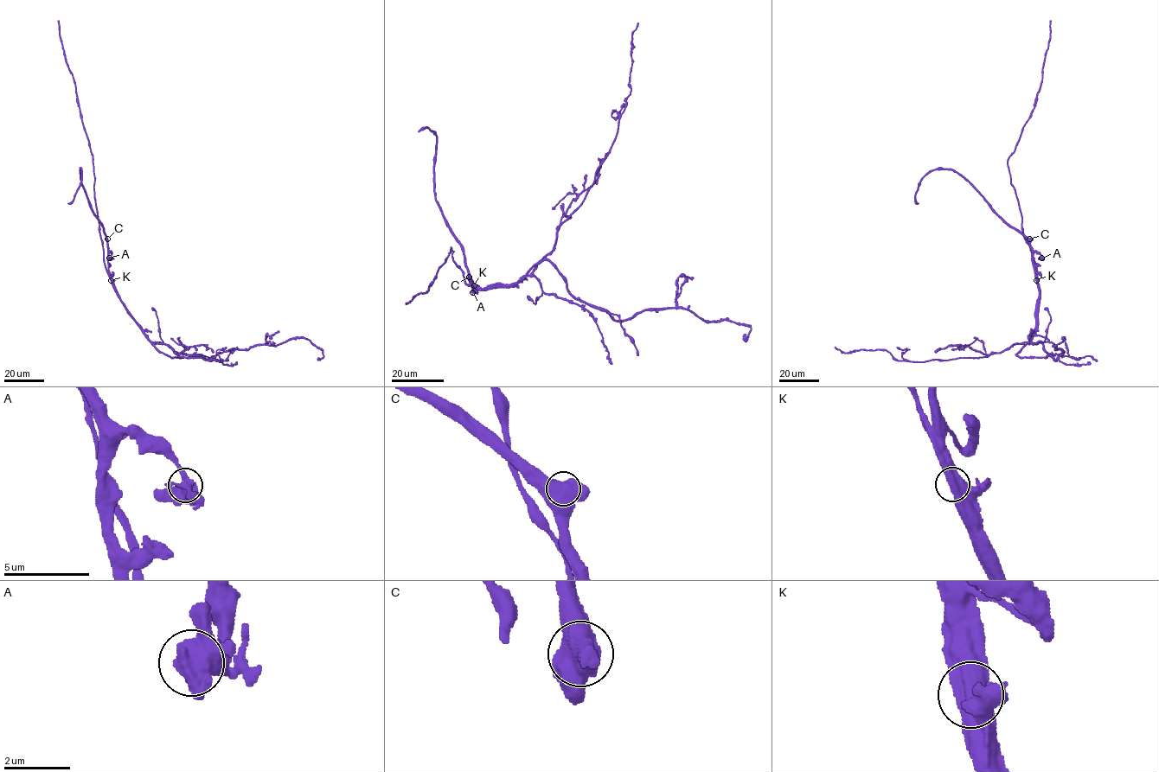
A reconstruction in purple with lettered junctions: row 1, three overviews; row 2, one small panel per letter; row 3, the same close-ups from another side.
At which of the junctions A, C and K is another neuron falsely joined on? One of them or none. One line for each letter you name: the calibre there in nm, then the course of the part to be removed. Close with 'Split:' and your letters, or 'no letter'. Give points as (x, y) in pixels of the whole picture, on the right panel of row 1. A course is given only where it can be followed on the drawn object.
K: Thickness 700 nm. Course of the part to remove: (1036, 280), (1036, 329), (1017, 354), (1056, 360), (1063, 353), (1053, 344), (1063, 338), (1068, 355), (1079, 360)
Split: K

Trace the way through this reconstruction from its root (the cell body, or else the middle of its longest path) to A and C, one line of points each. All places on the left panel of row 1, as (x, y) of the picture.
A: (115, 290), (108, 269), (109, 258)
C: (115, 290), (108, 269), (107, 239)

